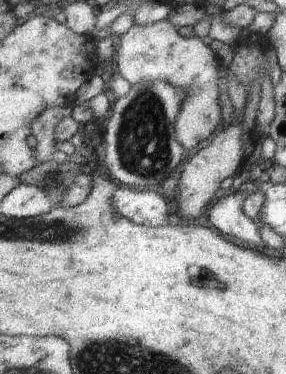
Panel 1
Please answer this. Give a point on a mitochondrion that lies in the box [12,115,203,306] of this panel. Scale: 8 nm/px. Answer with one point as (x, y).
(52, 181)

